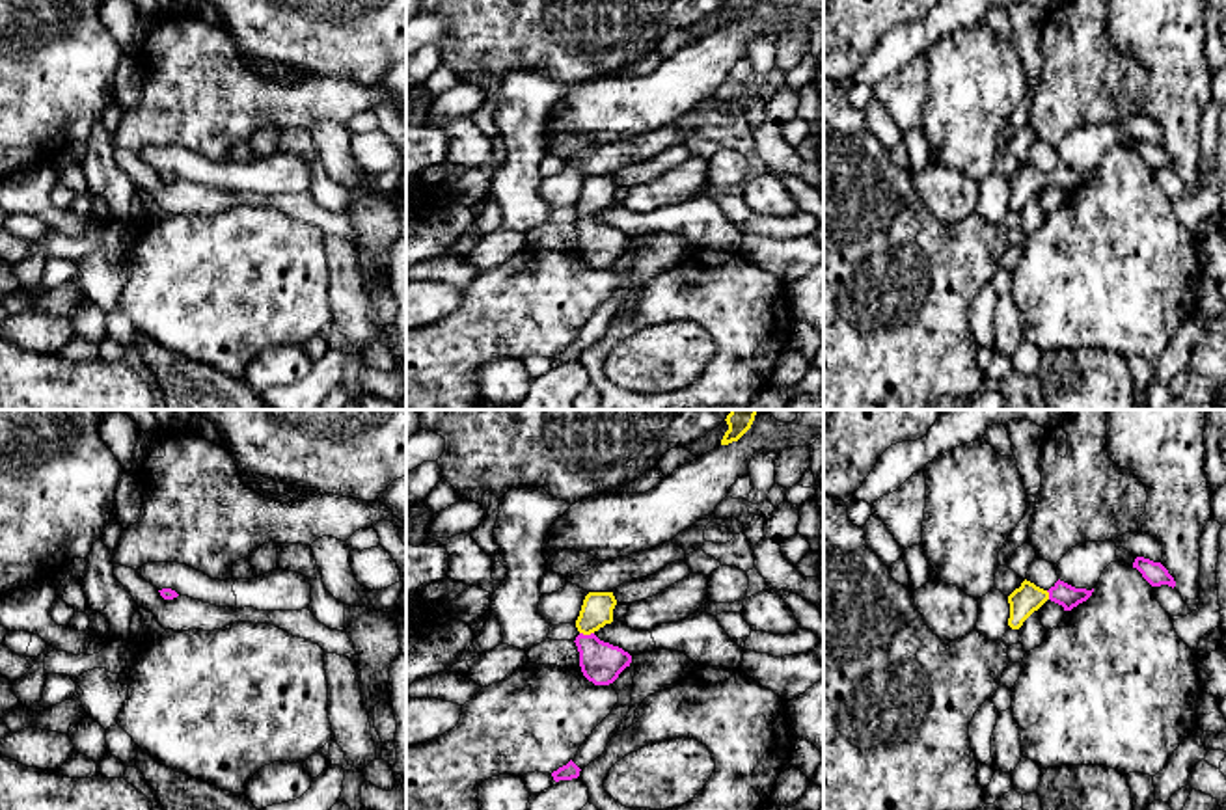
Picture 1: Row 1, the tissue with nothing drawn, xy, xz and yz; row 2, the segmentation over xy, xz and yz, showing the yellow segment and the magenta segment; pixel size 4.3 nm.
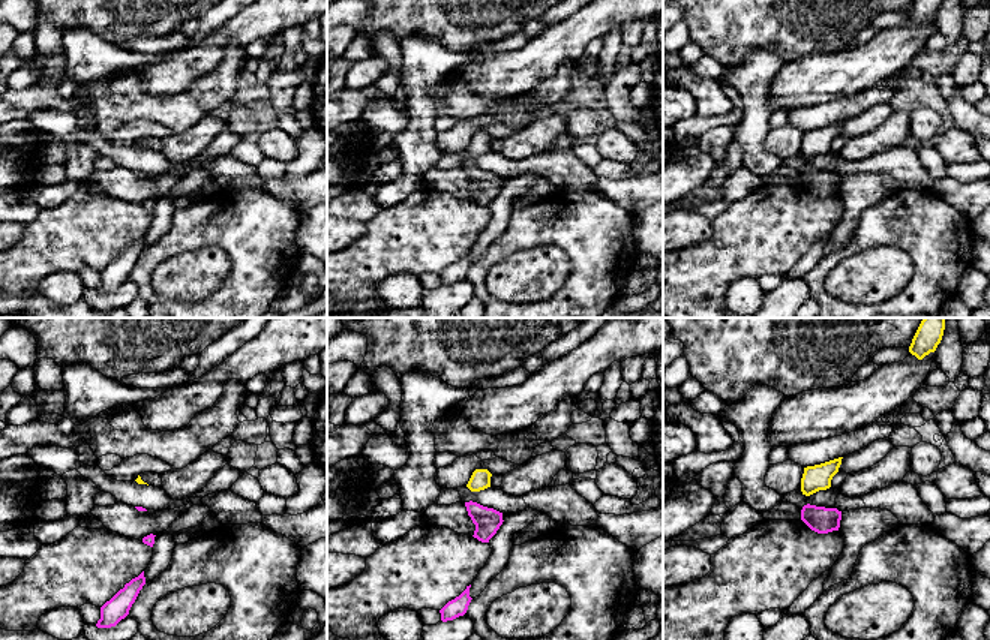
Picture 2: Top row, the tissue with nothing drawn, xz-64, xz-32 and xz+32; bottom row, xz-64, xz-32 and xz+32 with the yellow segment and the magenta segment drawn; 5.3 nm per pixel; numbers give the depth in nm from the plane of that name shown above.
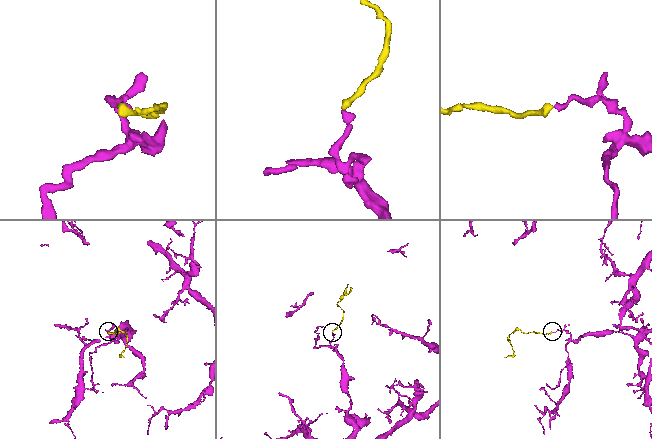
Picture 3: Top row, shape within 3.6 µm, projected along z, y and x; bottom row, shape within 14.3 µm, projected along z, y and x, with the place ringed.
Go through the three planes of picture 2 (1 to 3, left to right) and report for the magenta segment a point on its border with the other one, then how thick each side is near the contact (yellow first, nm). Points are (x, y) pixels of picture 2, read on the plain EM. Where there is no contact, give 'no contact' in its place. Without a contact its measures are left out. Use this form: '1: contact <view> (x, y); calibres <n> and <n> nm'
1: no contact
2: no contact
3: no contact

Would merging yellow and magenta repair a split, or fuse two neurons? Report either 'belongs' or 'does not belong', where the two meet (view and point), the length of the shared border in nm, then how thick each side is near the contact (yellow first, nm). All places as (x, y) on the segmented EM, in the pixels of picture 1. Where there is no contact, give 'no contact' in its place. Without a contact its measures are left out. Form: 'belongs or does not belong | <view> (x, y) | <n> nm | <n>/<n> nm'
belongs | xz (587, 634) | 60 nm | 140/180 nm

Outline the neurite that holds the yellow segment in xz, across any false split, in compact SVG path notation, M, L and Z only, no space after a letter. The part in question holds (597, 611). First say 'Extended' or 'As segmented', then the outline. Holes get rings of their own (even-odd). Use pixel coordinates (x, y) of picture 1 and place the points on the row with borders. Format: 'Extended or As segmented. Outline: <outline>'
Extended. Outline: M589 592L583 600L576 628L576 646L583 676L594 685L609 685L630 667L632 655L619 646L600 641L594 633L613 622L617 600L613 592Z

